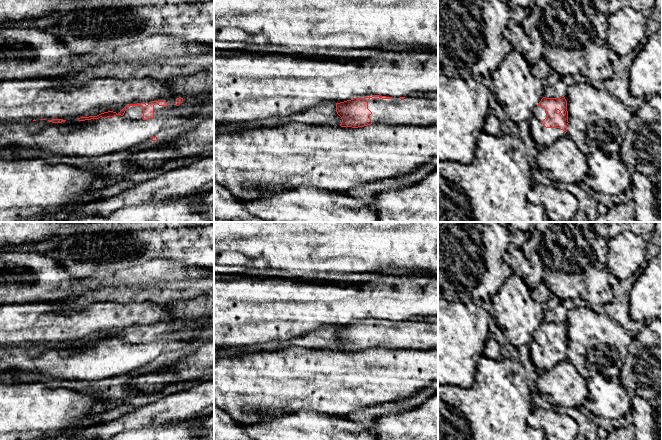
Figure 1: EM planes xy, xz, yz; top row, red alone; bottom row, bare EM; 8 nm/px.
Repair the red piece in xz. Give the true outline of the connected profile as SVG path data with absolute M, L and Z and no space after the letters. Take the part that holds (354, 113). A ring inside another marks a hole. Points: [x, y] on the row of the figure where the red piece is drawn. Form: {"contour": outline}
{"contour": "M380 95L354 98L336 103L336 112L341 117L341 127L364 127L373 123L389 126L438 126L438 99L426 99L419 95L392 98Z"}

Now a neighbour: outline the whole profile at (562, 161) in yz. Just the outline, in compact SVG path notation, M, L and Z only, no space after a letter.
M567 134L540 148L535 160L548 179L565 185L584 181L588 171L587 155Z

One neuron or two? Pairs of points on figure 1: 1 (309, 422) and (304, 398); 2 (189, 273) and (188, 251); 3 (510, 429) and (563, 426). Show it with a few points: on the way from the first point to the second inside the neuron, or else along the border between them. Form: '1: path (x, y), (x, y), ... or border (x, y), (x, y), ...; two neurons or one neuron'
1: border (329, 414), (313, 411), (296, 411), (283, 415); two neurons
2: border (179, 266), (203, 269); two neurons
3: border (531, 409), (527, 422), (532, 427), (541, 429); two neurons

